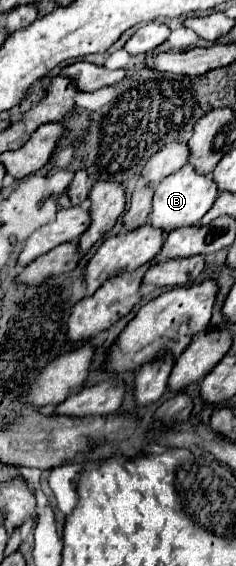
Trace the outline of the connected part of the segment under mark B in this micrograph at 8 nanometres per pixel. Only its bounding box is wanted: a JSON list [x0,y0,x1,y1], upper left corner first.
[148,164,218,234]

